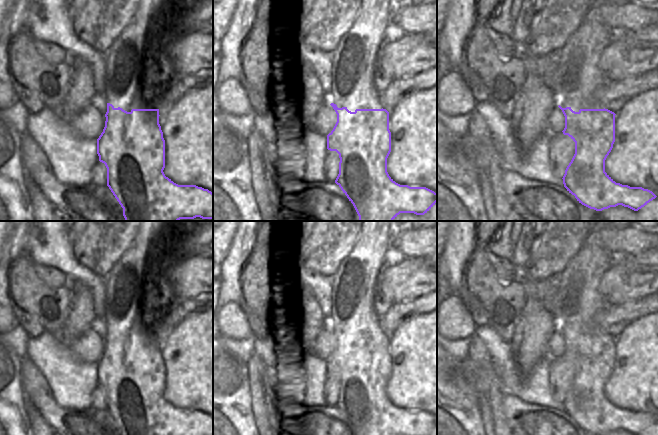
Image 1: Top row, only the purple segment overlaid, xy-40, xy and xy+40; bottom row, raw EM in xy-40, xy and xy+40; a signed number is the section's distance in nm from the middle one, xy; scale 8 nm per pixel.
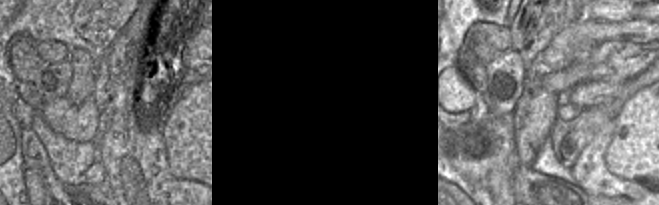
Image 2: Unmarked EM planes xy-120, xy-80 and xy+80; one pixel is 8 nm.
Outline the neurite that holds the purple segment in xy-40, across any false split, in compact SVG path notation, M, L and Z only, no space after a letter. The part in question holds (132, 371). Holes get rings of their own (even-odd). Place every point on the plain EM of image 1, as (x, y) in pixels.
M140 221L137 236L129 248L123 253L121 258L115 263L109 274L105 277L105 314L103 318L99 320L104 321L107 324L107 336L105 338L105 351L97 363L97 378L99 380L99 385L104 387L107 392L107 410L123 432L123 435L213 435L213 417L211 415L196 409L178 409L165 400L163 396L165 392L165 364L159 348L159 333L132 333L130 336L127 336L120 331L114 331L119 326L119 322L122 319L126 319L127 316L131 314L131 310L134 307L153 307L153 278L157 270L163 264L163 252L165 250L165 242L169 233L170 232L167 229L167 221Z

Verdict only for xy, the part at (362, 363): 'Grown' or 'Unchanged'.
Grown

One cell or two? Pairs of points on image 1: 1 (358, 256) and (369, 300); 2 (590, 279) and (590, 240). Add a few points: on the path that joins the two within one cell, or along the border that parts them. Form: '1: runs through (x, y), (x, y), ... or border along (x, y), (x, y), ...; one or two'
1: runs through (358, 267), (358, 289); one
2: runs through (590, 269), (590, 250); one

